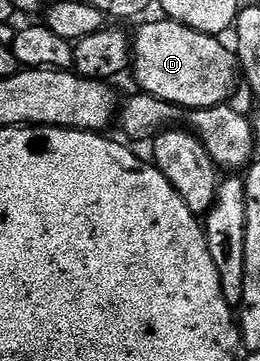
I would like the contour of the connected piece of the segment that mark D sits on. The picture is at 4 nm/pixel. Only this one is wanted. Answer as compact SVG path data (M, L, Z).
M161 19L162 21L158 23L144 23L140 28L137 29L136 35L134 31L134 38L131 40L132 44L132 61L130 64L130 75L136 78L136 83L141 92L146 95L153 95L158 97L159 100L164 100L168 104L175 105L178 109L189 110L200 110L202 108L212 108L218 105L225 104L230 98L228 98L233 89L234 83L237 79L238 81L238 60L235 56L235 52L228 46L223 45L224 42L221 38L217 36L212 36L208 34L198 33L196 30L190 29L188 26L182 26L181 23L174 22L169 19Z

